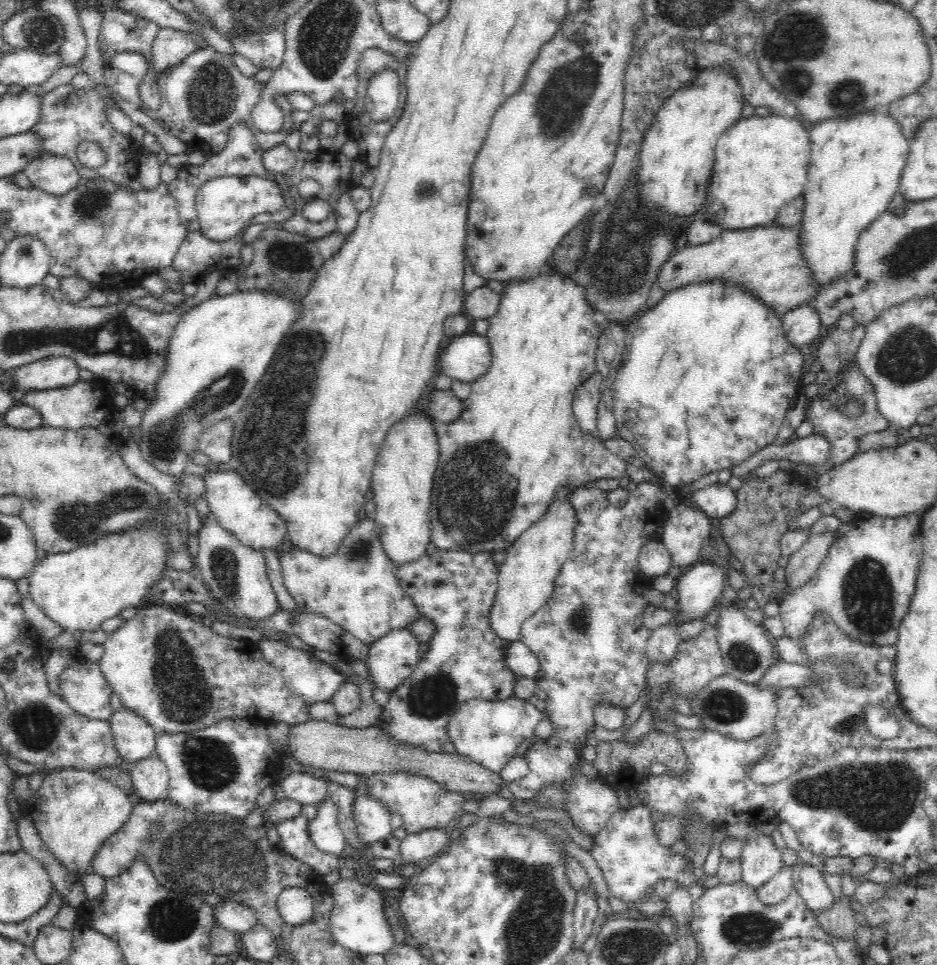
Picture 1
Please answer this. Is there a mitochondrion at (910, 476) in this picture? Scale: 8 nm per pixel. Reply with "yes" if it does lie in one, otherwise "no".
no

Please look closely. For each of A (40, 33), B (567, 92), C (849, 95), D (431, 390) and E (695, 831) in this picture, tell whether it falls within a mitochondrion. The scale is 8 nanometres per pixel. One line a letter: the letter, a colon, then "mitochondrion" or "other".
A: mitochondrion
B: mitochondrion
C: mitochondrion
D: other
E: mitochondrion

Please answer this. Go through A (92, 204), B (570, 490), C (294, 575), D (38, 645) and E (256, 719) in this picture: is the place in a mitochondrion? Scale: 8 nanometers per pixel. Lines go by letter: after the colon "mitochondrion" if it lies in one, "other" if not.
A: mitochondrion
B: other
C: other
D: other
E: other

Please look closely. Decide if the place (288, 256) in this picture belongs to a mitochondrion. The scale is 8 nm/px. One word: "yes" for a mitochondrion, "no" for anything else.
yes

